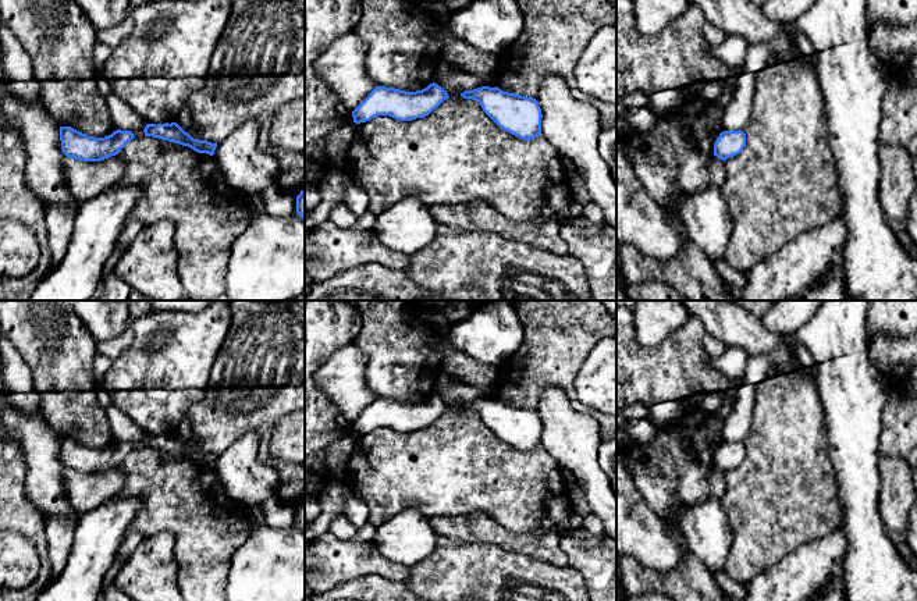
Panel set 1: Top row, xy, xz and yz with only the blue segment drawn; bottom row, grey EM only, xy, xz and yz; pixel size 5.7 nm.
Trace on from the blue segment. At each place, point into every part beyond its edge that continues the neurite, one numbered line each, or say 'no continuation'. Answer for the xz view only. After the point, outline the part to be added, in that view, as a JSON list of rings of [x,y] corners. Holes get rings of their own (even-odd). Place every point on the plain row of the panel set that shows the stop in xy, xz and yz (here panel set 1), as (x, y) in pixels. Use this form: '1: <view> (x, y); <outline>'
no continuation

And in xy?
no continuation

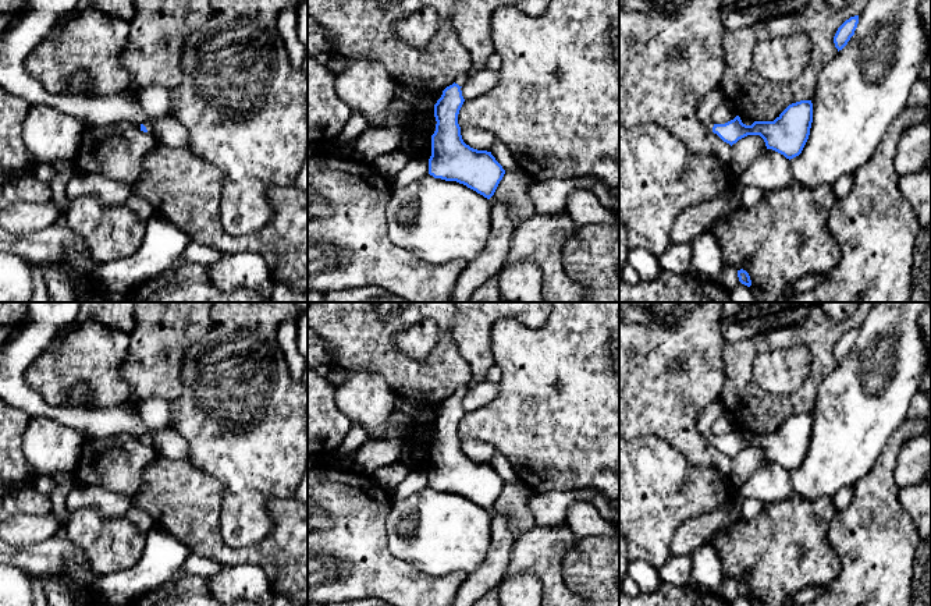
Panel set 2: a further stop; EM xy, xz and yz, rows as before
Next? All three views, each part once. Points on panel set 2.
1: xy (155, 413); [[[157,397],[148,398],[138,408],[138,414],[143,424],[149,428],[149,432],[143,435],[148,444],[153,444],[153,432],[170,428],[171,411],[170,401],[167,400]]]

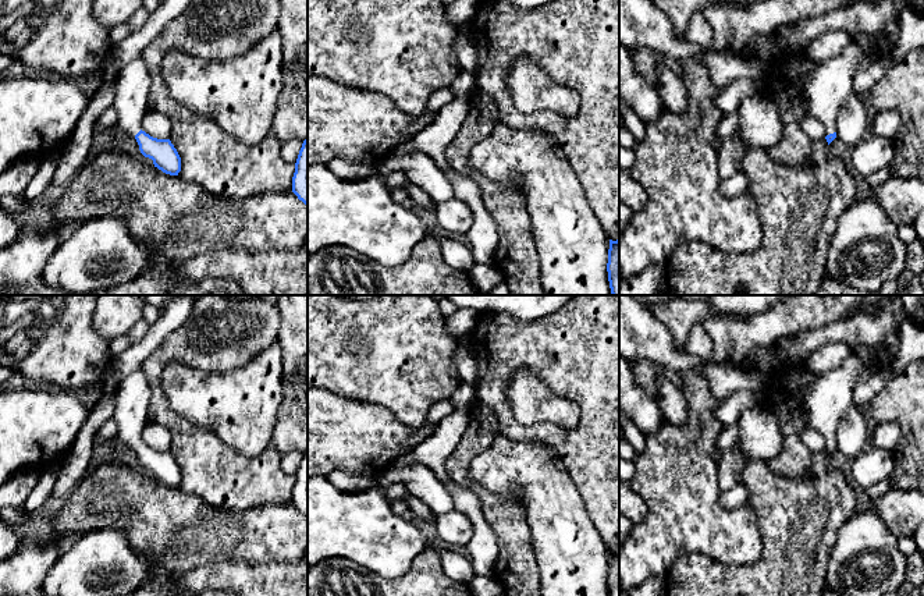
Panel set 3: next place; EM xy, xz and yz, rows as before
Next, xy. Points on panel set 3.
1: xy (132, 397); [[[142,369],[120,380],[116,391],[113,419],[117,423],[116,437],[124,446],[136,447],[148,425],[150,386]]]

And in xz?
no continuation

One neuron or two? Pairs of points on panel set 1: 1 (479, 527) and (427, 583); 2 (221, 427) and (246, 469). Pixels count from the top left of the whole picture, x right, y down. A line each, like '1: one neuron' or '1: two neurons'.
1: two neurons
2: two neurons

